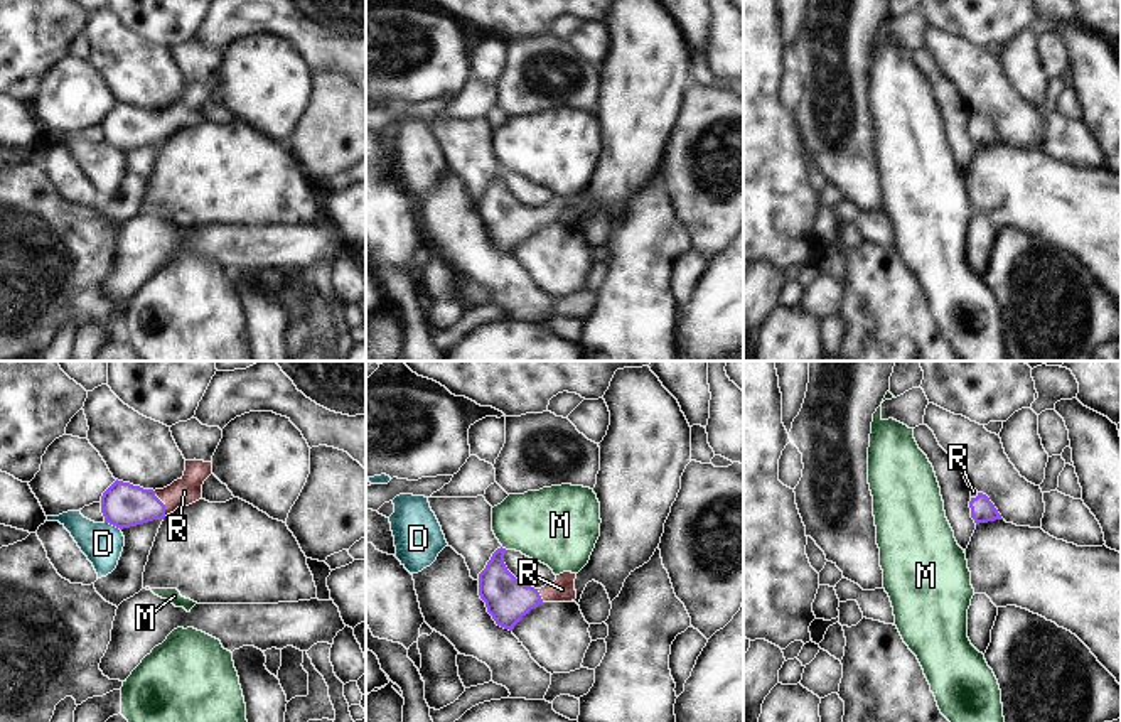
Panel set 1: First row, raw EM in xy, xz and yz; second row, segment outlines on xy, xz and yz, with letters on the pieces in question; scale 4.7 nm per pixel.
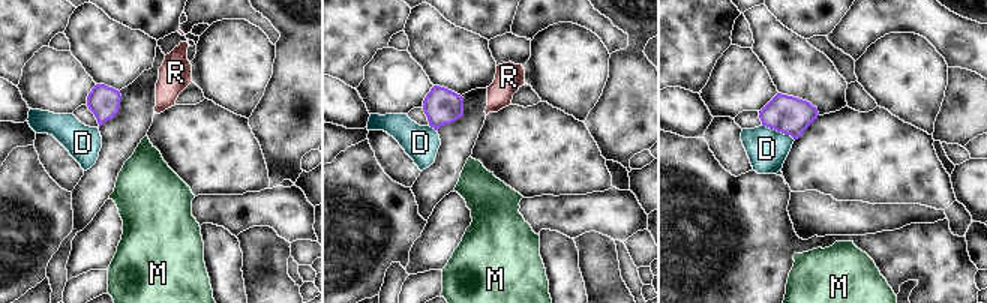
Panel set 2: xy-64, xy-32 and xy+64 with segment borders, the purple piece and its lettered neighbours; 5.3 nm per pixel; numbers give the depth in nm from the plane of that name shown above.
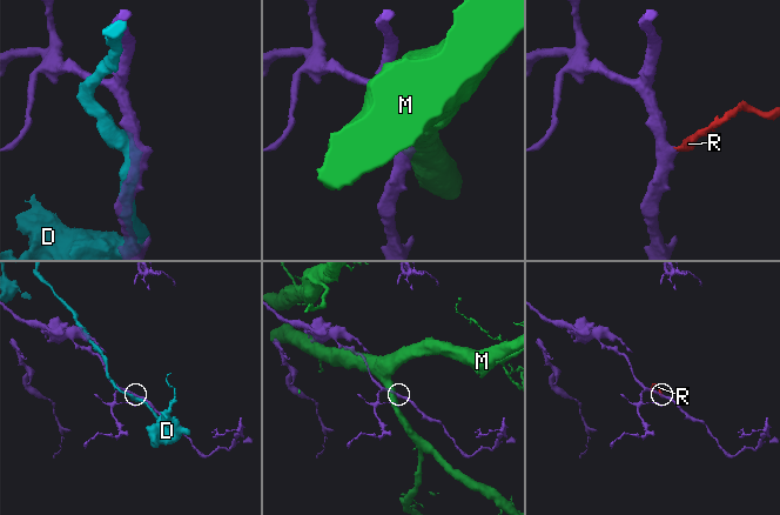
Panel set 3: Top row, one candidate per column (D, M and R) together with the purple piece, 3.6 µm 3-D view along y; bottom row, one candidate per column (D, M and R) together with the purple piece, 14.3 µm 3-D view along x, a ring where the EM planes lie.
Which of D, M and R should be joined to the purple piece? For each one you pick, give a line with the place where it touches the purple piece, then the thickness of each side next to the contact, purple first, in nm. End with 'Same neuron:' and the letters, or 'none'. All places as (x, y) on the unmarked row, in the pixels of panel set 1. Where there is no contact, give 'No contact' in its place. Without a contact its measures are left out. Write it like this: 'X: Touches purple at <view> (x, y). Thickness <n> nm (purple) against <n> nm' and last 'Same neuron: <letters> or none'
R: Touches purple at xy (162, 125). Thickness 220 nm (purple) against 130 nm
Same neuron: R

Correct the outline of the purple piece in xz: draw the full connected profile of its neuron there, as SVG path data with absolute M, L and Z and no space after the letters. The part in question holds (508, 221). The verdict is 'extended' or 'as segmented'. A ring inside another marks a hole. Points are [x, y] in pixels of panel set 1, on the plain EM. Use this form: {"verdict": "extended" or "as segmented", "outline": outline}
{"verdict": "extended", "outline": "M497 170L479 196L479 218L497 248L514 248L543 224L571 224L577 221L577 196L563 194L551 207L534 211L519 204L506 189L506 170Z"}

